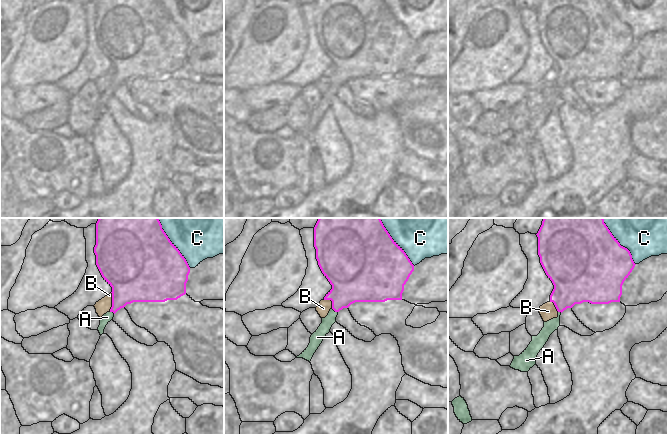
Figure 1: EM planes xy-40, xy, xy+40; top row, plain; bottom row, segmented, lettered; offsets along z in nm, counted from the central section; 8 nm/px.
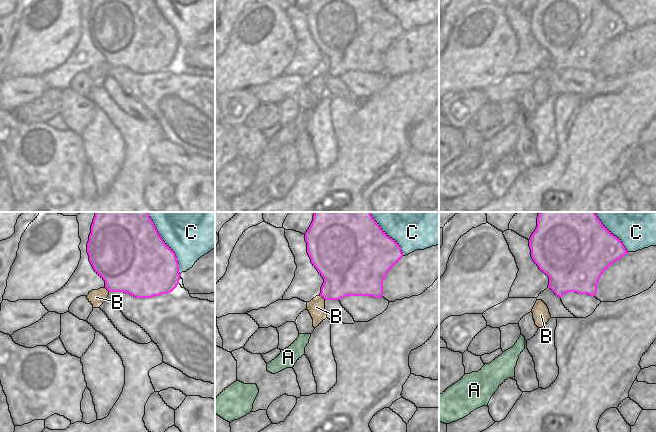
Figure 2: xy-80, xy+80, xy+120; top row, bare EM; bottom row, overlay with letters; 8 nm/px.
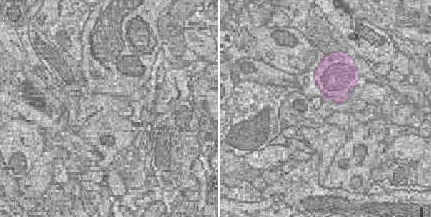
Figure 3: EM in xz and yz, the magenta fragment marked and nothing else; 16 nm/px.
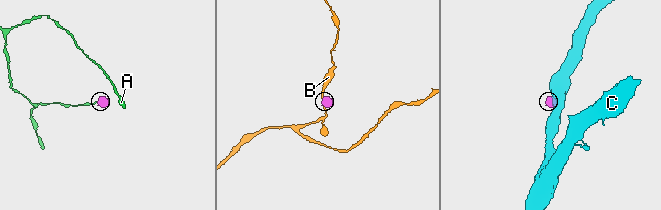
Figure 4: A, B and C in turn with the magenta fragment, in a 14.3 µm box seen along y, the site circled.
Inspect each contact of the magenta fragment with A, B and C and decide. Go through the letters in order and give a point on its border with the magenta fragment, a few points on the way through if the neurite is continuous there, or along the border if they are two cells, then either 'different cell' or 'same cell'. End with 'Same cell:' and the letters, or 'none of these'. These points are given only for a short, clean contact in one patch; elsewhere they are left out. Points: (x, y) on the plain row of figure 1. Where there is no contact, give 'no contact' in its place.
A: contact xy (334, 86); same cell
B: contact xy-40 (112, 78); different cell
C: contact xy-40 (174, 22); different cell
Same cell: A

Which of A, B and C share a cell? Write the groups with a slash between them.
A / B / C

